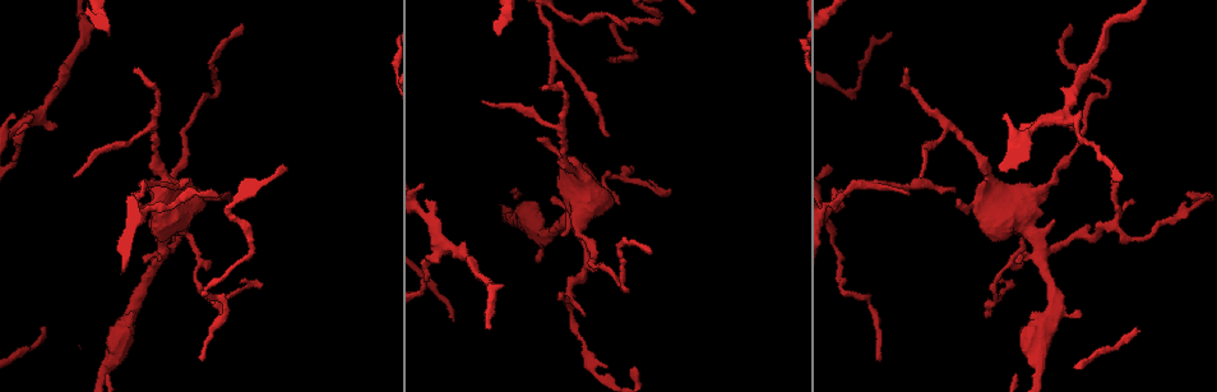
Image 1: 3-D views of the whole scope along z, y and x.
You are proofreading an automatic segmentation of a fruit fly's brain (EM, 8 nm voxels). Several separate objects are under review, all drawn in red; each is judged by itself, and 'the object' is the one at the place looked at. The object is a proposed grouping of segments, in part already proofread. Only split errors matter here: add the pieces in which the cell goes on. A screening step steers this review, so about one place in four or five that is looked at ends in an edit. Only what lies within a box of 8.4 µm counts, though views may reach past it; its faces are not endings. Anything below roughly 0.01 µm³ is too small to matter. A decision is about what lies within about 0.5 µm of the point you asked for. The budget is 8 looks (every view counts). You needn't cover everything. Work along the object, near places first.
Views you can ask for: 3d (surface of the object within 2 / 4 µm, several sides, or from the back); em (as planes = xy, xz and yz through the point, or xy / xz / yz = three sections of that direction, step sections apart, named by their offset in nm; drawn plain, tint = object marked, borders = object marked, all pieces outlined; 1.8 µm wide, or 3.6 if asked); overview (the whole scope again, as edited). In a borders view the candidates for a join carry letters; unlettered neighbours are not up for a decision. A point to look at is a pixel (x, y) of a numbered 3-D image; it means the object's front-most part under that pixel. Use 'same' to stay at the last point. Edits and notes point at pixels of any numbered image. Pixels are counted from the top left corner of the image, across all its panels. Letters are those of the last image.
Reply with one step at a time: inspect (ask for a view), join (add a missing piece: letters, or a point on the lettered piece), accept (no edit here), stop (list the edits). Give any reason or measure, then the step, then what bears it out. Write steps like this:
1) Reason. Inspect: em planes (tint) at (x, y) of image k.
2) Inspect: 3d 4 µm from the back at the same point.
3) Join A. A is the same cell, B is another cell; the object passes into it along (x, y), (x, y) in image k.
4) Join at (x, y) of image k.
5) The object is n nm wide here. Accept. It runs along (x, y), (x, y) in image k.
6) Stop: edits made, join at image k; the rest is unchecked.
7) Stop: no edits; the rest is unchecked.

Tapers out. Inspect: 3d 4 µm at (220, 197) of image 1.

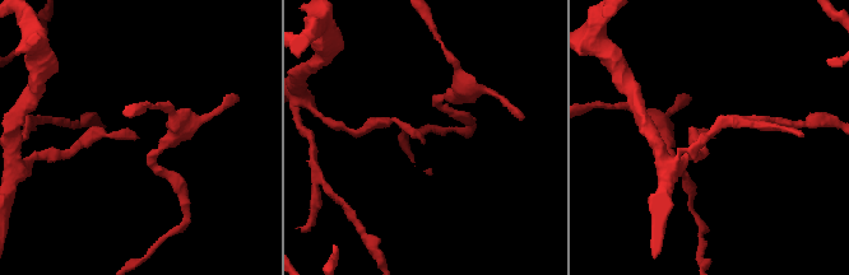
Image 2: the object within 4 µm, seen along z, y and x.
Need the tissue. Inspect: em planes (borders) at (714, 138) of image 2.

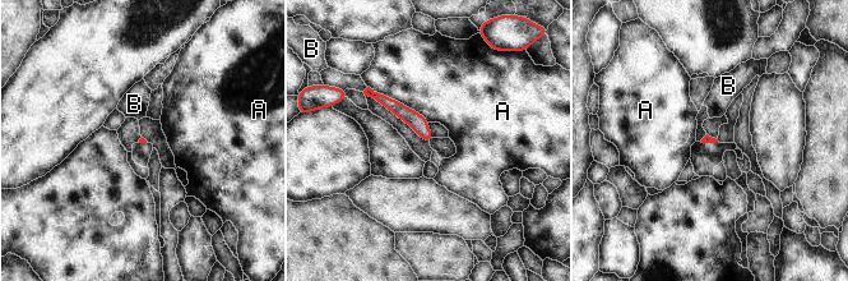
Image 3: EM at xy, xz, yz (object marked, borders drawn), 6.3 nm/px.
Accept. A and B are other cells; it runs along (370, 92), (407, 114), (429, 138) in image 3; none of them fits.

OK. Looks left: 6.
Tapers out. Inspect: em planes (tint) at (921, 178) of image 1.

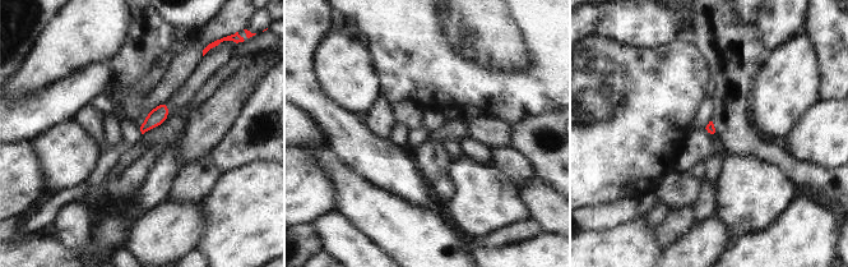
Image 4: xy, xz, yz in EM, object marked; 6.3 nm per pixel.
See the neighbours. Inspect: em planes (borders) at the same point.

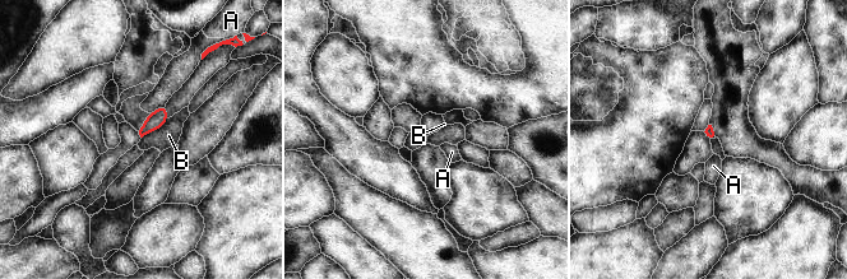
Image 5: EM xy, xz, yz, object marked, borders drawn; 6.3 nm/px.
Accept. A and B are other cells; a border runs along (169, 119), (142, 138) in image 5; none of them fits.

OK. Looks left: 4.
Long arm stops here. Inspect: em xy step 4 (borders) at (634, 370) of image 1.

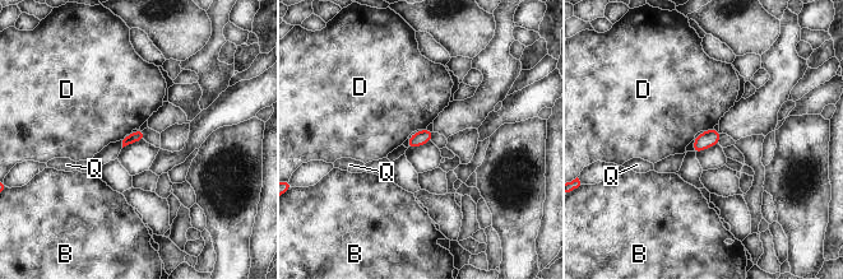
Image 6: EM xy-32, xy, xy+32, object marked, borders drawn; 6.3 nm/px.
Cut it another way. Inspect: em planes (borders) at the same point.

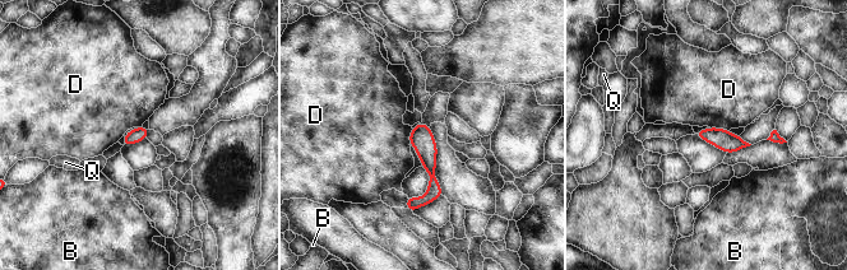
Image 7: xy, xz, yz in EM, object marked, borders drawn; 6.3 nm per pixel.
Accept. B, D and Q are other cells; it runs along (421, 126), (433, 191), (411, 208) in image 7; none of them fits.

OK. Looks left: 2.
Stop: no edits; the rest is unchecked.

